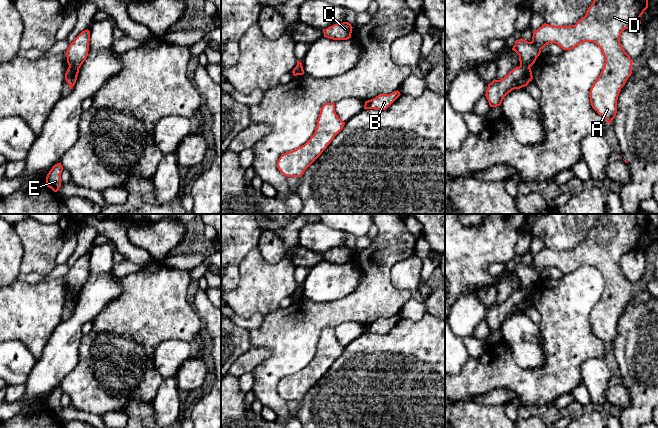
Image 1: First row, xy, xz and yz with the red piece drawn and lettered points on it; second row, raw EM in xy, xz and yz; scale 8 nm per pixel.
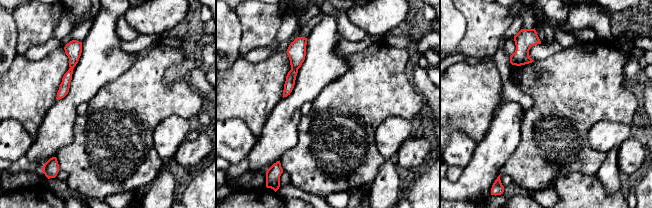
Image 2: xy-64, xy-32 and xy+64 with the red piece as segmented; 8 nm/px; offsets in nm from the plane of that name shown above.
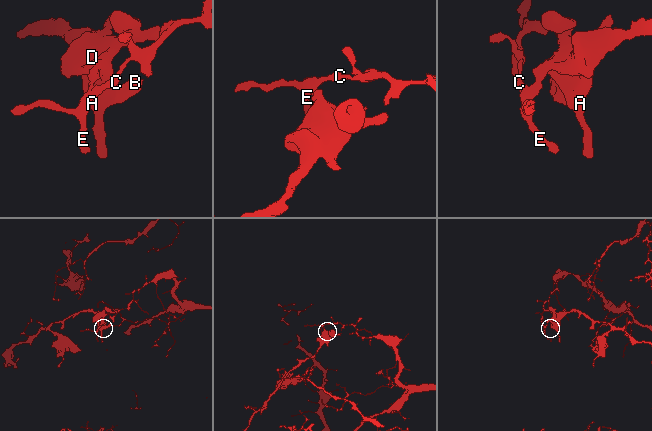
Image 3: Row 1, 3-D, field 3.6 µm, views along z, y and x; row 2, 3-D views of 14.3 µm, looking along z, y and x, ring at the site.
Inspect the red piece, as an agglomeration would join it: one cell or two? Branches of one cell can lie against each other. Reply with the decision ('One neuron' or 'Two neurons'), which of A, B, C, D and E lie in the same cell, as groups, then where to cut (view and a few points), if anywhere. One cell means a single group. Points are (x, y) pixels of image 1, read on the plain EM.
Two neurons. Groups: A B D / C E. Split along xy (69, 289), (78, 293)

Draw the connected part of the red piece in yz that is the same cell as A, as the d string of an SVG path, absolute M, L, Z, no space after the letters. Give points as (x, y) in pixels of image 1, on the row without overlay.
M603 214L595 222L584 241L575 249L554 250L544 247L533 256L532 265L516 264L512 274L519 279L520 289L531 291L541 274L549 267L559 269L563 274L571 274L583 266L593 266L605 282L603 293L590 313L590 327L597 337L611 347L617 337L617 324L621 312L632 298L633 284L625 276L621 267L621 257L635 248L641 248L640 241L648 232L647 214Z

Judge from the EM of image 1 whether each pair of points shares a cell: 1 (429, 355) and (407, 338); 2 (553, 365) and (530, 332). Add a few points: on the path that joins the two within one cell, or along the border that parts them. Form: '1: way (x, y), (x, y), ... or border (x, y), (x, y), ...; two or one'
1: way (424, 355), (412, 343); one
2: border (538, 327), (544, 363), (530, 370); two

